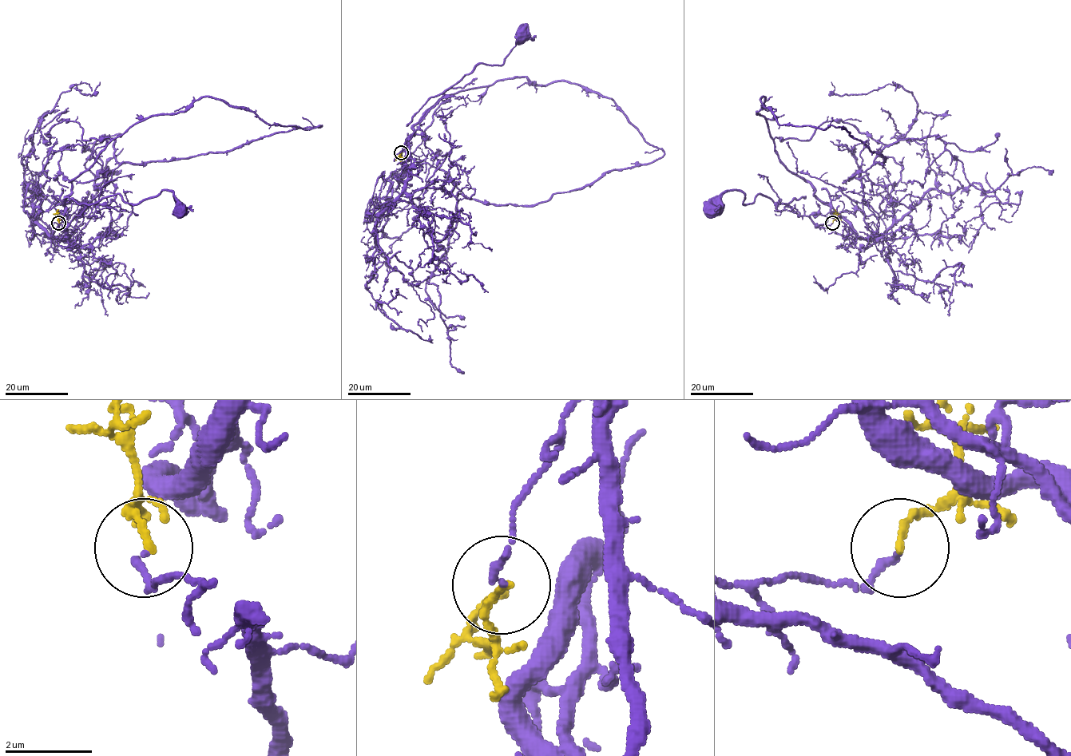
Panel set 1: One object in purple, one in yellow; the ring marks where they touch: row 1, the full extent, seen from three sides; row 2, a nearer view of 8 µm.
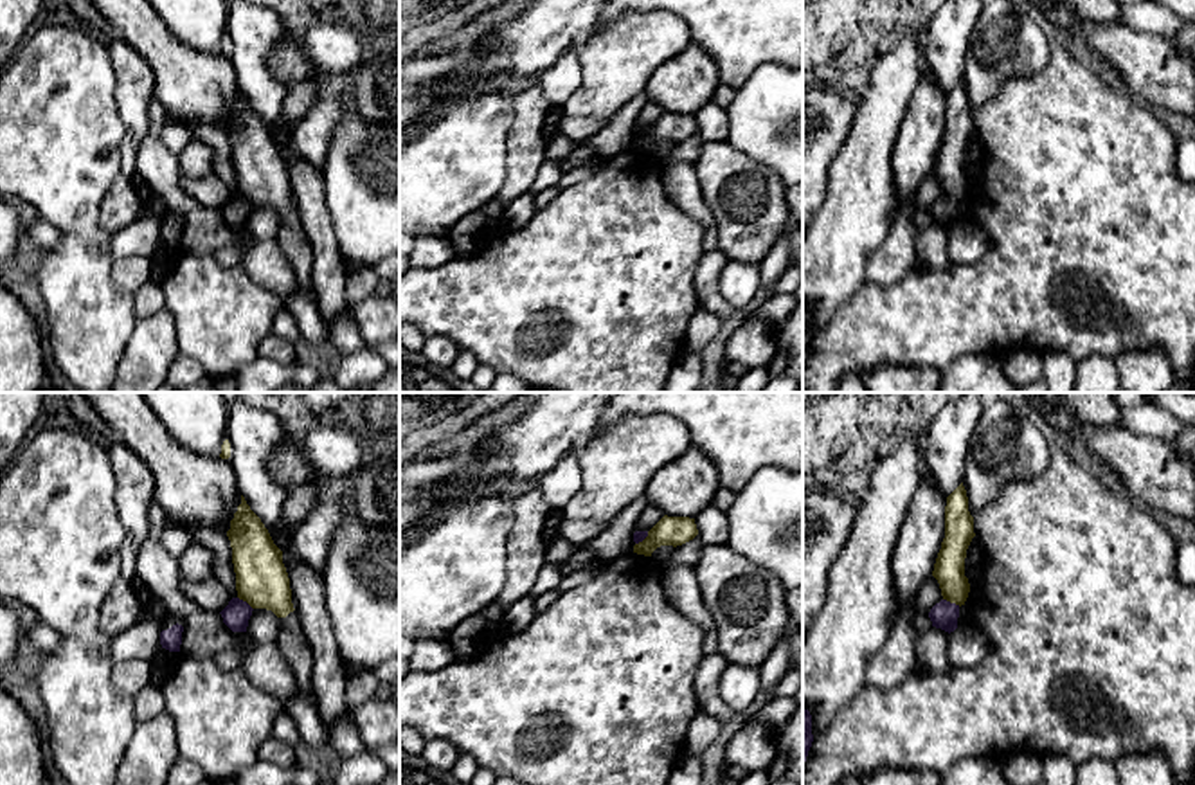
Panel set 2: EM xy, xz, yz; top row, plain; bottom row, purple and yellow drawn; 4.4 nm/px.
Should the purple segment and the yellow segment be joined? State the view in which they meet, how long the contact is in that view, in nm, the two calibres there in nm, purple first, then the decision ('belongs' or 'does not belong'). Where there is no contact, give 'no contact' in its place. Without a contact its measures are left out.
yz | 90 nm | 120/140 nm | does not belong

